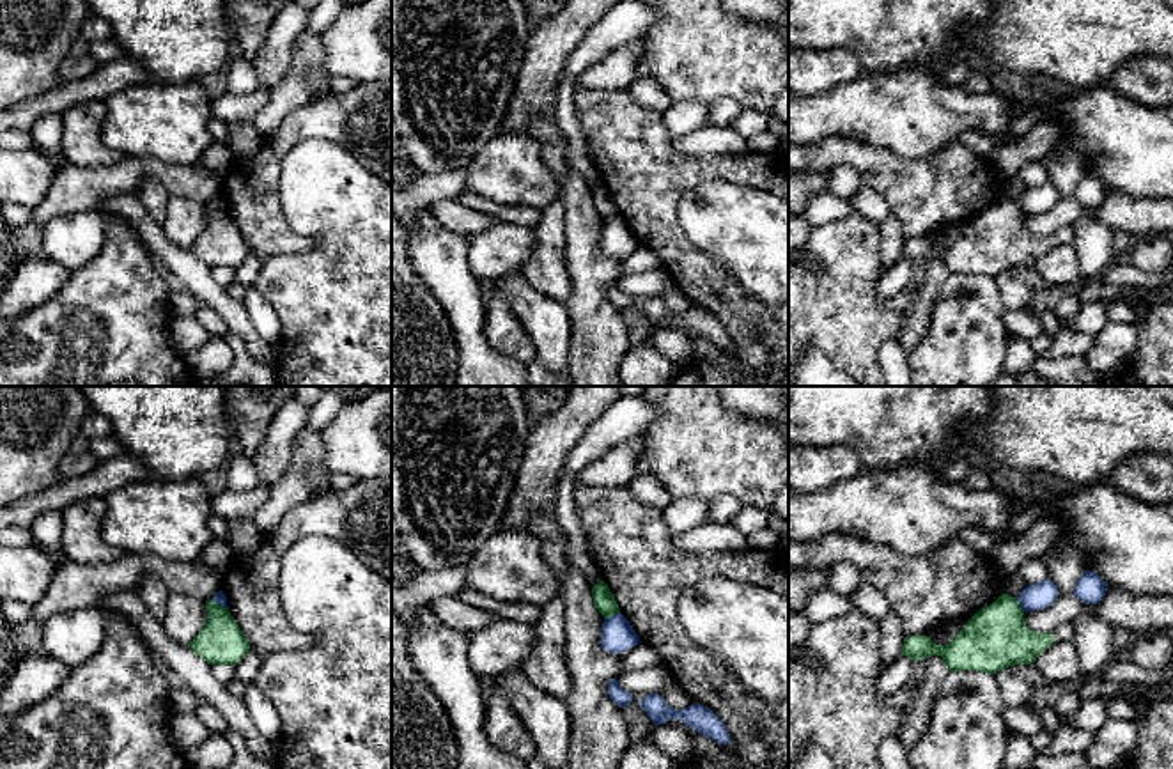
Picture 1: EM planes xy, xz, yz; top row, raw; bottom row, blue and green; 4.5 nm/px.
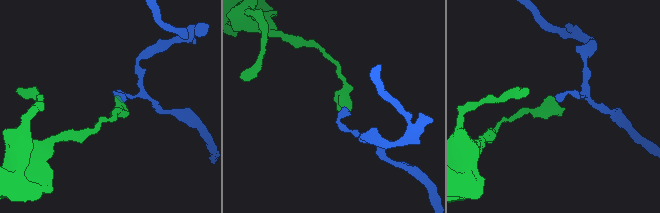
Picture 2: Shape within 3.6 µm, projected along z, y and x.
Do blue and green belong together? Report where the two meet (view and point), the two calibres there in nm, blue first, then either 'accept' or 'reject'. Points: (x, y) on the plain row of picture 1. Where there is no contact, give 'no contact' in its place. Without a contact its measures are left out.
contact xz (612, 218); calibres 150 and 90 nm; reject

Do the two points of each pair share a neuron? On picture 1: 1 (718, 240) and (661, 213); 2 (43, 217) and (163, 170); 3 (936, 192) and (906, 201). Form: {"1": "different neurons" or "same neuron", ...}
{"1": "different neurons", "2": "same neuron", "3": "same neuron"}

